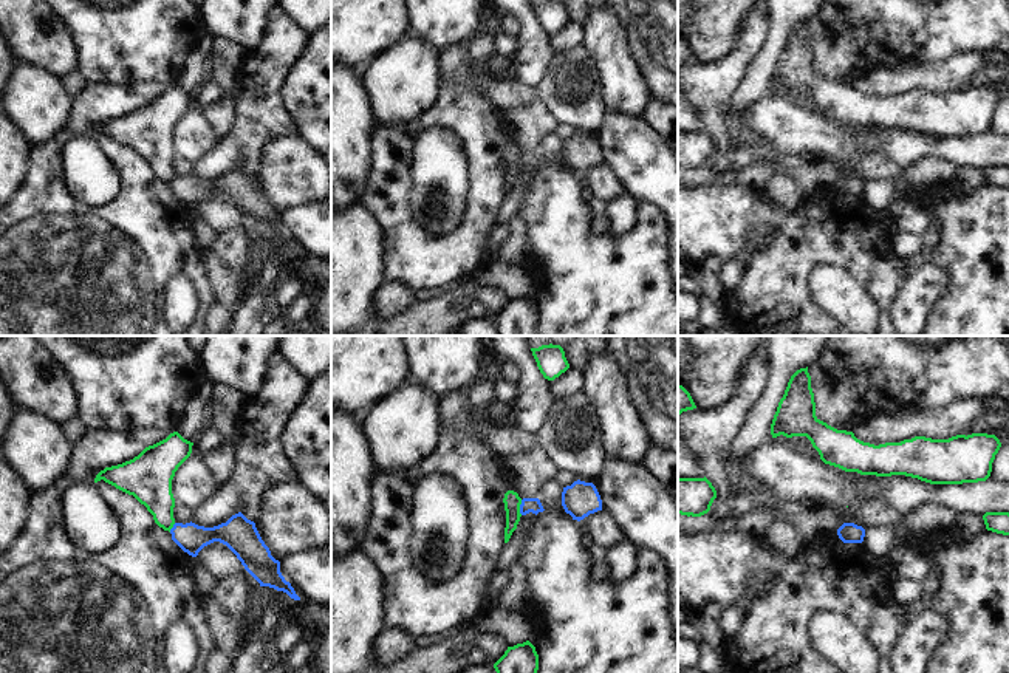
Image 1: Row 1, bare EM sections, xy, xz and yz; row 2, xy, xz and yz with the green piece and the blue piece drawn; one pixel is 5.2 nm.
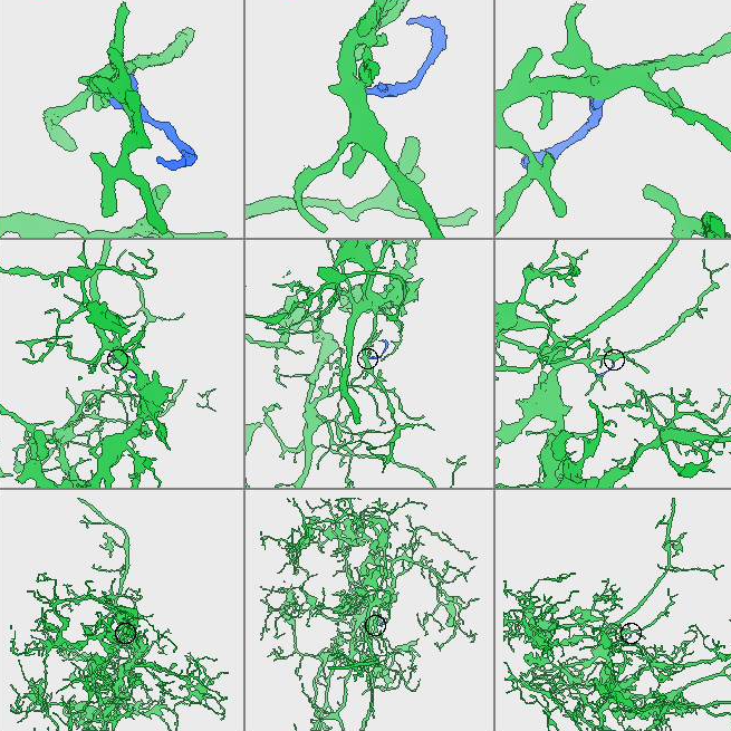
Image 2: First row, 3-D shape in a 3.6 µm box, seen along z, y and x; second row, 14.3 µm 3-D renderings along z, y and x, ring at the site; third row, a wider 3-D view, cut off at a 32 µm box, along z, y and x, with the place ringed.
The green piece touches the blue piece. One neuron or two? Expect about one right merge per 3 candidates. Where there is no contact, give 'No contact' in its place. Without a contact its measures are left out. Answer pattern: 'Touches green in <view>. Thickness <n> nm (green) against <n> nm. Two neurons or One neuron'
Touches green in xz. Thickness 90 nm (green) against 80 nm. Two neurons

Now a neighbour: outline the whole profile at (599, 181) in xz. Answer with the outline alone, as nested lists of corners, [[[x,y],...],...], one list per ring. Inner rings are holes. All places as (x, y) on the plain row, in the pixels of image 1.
[[[607,164],[590,167],[579,176],[588,198],[610,203],[611,200],[621,198],[627,193],[621,178]]]

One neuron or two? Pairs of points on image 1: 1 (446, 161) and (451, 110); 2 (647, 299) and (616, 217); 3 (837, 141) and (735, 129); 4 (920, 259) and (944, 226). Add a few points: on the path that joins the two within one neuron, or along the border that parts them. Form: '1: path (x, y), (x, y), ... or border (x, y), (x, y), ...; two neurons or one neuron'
1: path (468, 174), (471, 157), (463, 132); one neuron
2: border (636, 200), (636, 222), (619, 235), (607, 234); two neurons
3: border (763, 98), (752, 102), (743, 113), (743, 129); two neurons
4: border (932, 240), (932, 257), (929, 260); two neurons

